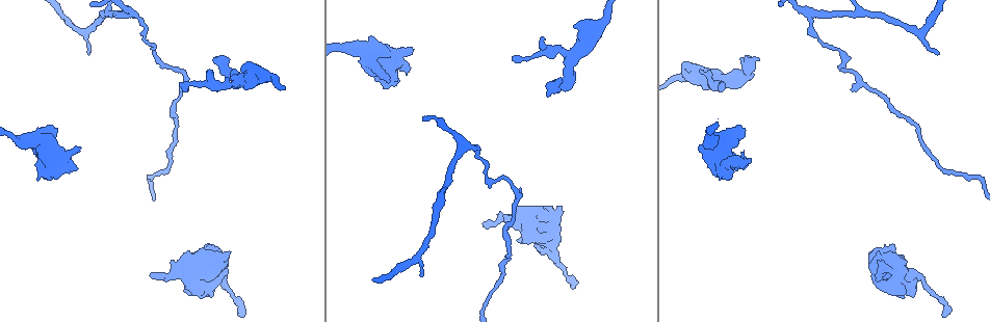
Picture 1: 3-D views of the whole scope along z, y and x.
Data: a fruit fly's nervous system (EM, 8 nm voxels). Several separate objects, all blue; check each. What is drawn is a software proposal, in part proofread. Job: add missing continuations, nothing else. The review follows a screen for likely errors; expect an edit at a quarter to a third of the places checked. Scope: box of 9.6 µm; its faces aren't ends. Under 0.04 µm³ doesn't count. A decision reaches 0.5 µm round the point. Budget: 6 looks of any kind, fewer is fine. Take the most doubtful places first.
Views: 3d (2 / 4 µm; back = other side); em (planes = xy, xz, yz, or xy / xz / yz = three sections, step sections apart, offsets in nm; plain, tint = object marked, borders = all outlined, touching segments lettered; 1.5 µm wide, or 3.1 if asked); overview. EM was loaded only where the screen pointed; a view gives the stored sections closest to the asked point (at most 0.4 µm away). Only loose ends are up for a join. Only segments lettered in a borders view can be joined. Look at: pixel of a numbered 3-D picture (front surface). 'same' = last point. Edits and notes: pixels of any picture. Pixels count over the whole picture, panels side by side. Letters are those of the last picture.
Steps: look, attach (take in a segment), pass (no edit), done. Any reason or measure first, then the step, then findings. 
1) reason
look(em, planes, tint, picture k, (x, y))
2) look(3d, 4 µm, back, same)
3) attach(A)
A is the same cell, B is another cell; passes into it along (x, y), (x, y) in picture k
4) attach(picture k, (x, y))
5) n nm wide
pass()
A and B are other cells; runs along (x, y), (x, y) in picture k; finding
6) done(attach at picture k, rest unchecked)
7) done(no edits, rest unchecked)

an open end
look(3d, 4 µm, picture 1, (210, 296))

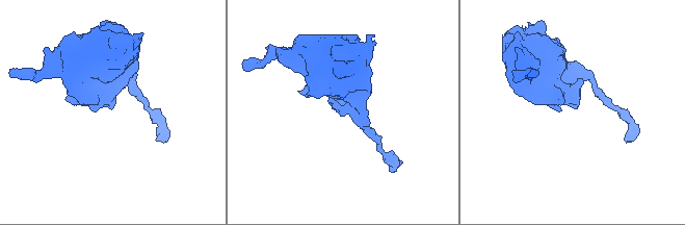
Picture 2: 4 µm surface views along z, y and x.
now the EM
look(em, xz, step 4, borders, picture 2, (576, 105))

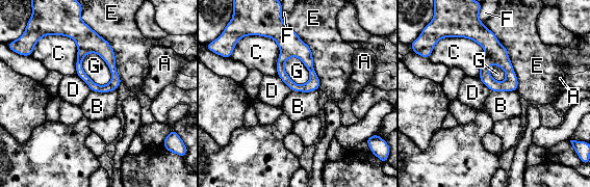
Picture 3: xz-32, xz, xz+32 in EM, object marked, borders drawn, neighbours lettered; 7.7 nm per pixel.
look(em, planes, borders, same)

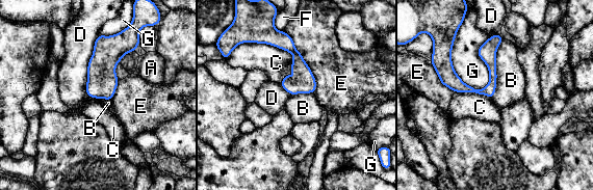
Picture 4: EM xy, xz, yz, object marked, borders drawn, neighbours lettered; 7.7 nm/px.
E touches over 550 nm
pass()
A, B, C, D, E, F and G are other cells; none of them fits

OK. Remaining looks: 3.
an open end
look(3d, 4 µm, picture 1, (544, 38))

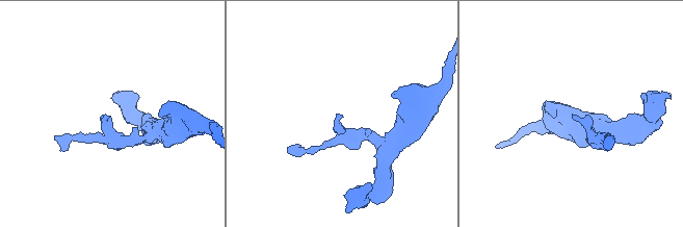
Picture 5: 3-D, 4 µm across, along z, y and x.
look(em, xz, step 4, borders, picture 5, (106, 118))

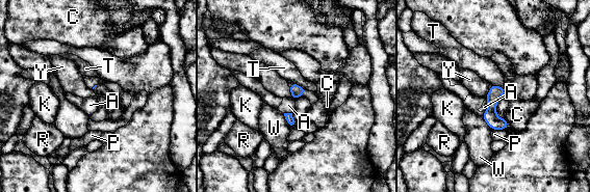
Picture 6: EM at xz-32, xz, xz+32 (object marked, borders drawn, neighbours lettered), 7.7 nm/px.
look(em, planes, borders, same)

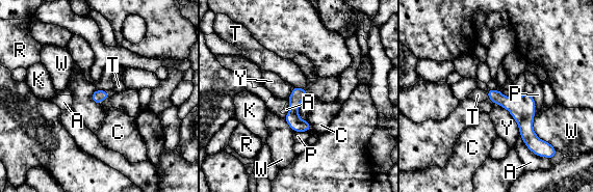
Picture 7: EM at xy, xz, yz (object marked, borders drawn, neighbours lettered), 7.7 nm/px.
pass()
A, C, K, P, R, T, W and Y are other cells; runs along (490, 92), (543, 151) in picture 7; none of them fits

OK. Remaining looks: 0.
done(no edits, rest unchecked)

